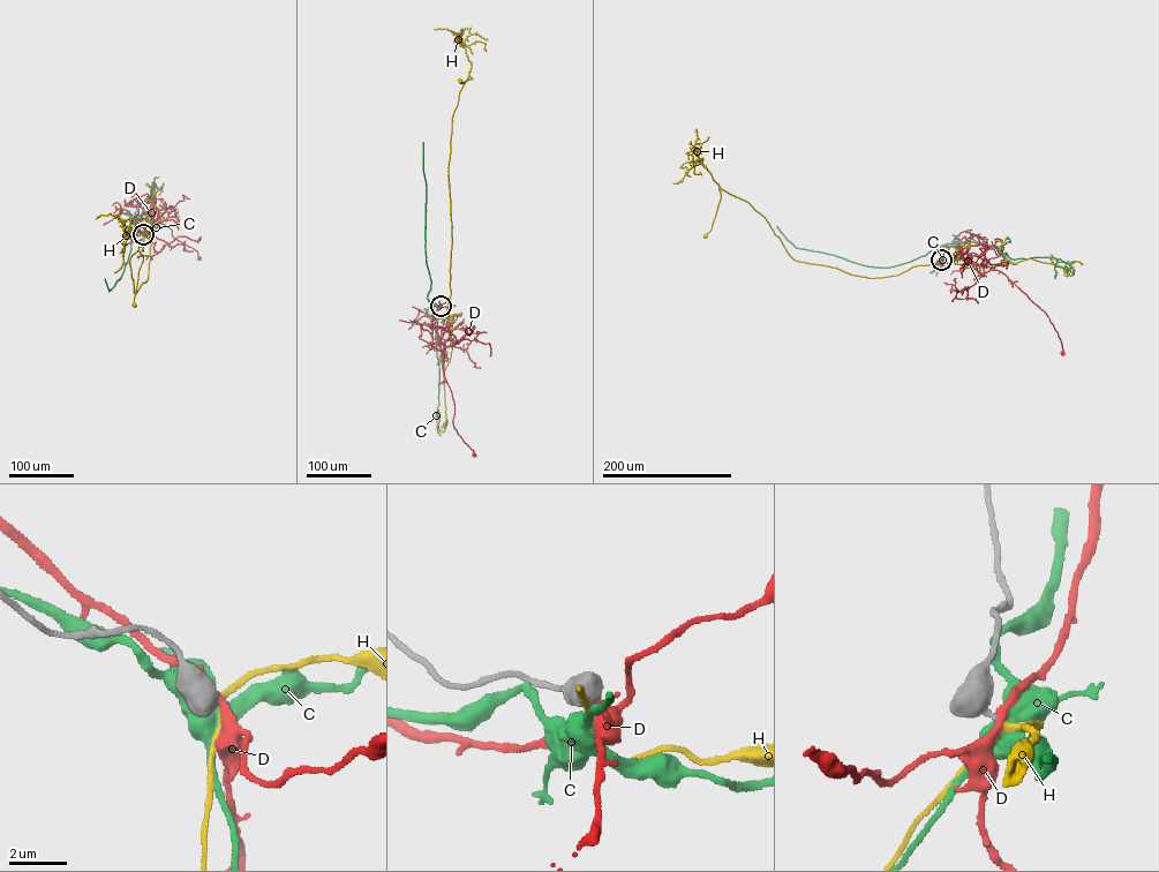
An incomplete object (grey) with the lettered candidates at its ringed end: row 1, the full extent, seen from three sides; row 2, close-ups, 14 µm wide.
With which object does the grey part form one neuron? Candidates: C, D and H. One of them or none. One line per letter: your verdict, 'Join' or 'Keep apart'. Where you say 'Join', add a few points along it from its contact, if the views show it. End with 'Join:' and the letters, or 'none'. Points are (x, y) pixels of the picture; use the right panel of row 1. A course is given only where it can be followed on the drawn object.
C: Keep apart
D: Keep apart
H: Join. Its course: (941, 260), (872, 278), (797, 261), (762, 216), (719, 187), (721, 198), (705, 235)
Join: H

